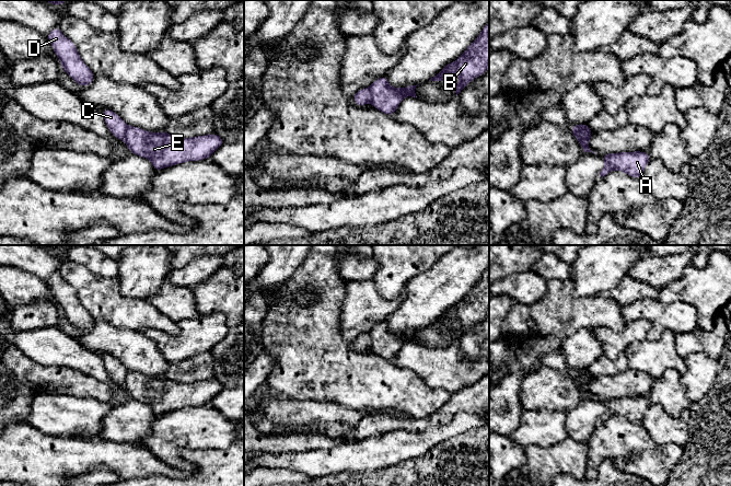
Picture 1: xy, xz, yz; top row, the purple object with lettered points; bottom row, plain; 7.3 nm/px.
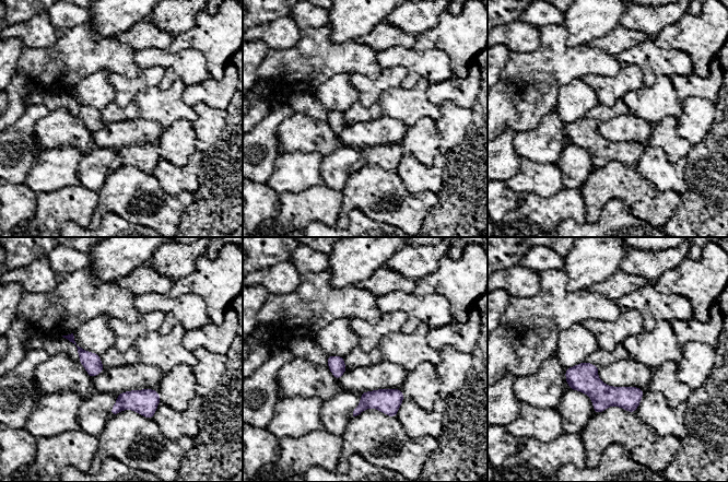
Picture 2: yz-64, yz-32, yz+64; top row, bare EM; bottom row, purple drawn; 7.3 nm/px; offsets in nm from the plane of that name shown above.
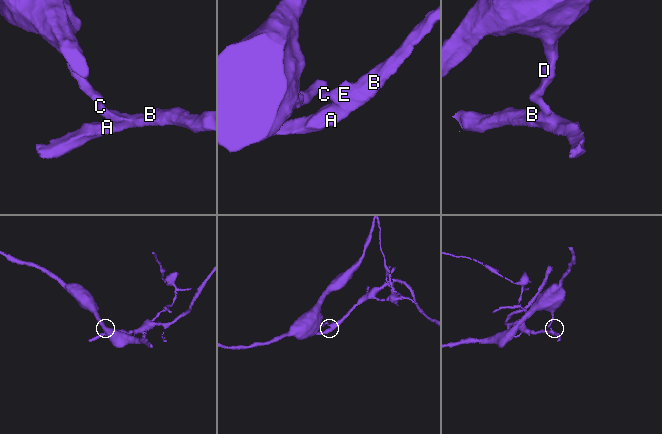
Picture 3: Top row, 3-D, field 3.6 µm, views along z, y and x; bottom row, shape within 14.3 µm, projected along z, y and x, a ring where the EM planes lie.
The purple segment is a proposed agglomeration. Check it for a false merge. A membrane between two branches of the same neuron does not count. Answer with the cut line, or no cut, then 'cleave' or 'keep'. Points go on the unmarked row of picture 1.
cut yz (576, 370), (586, 382); cleave

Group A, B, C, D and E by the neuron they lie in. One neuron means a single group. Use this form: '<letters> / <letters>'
A B E / C D

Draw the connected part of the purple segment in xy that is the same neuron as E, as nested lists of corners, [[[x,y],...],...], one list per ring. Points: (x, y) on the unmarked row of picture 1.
[[[128,371],[125,387],[130,398],[149,404],[158,417],[184,407],[210,404],[224,385],[214,378],[182,383],[166,377],[149,378],[142,373]]]

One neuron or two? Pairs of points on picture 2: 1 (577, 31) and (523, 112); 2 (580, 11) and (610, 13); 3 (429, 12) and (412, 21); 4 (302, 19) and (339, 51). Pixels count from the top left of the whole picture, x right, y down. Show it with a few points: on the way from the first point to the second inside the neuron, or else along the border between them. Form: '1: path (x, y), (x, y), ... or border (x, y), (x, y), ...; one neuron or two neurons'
1: border (562, 25), (570, 46), (585, 45); two neurons
2: path (588, 11), (602, 12); one neuron
3: path (424, 14), (417, 16); one neuron
4: border (327, 24), (304, 26), (301, 30); two neurons

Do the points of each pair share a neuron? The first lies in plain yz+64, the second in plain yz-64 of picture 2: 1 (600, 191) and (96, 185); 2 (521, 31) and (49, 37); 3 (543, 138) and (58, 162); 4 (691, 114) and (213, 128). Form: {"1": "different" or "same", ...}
{"1": "different", "2": "same", "3": "different", "4": "same"}

